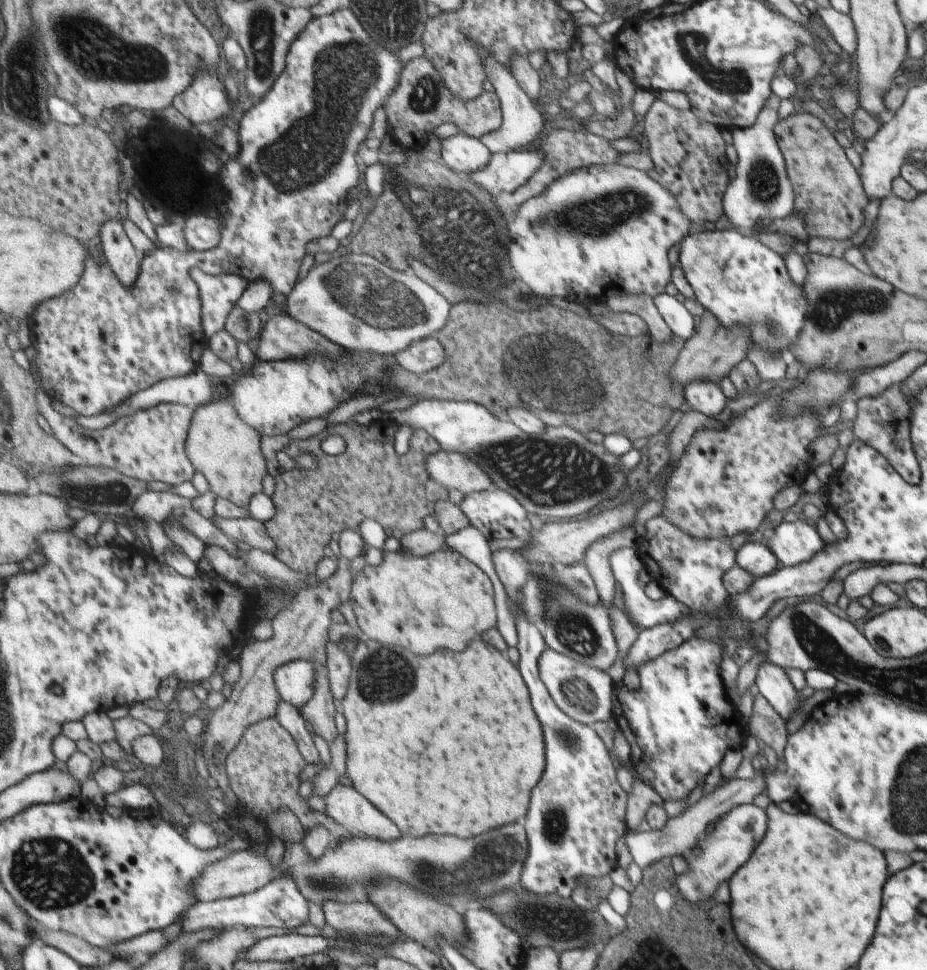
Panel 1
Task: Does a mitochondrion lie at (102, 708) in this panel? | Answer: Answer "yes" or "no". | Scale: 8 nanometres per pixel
no

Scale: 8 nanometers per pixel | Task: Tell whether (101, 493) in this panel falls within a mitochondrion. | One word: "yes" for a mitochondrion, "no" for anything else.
yes

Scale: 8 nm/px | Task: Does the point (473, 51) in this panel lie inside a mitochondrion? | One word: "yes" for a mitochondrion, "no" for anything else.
no

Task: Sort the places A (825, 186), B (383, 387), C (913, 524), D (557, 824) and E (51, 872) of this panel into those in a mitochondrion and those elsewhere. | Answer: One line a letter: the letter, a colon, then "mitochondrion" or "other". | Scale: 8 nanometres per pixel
A: other
B: other
C: mitochondrion
D: mitochondrion
E: mitochondrion

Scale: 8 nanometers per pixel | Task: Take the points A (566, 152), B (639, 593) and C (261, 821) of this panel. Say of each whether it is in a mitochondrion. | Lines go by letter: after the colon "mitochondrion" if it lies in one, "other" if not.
A: other
B: other
C: other

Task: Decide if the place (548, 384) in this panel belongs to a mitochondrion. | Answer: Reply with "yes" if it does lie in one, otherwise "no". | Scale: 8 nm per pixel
yes

